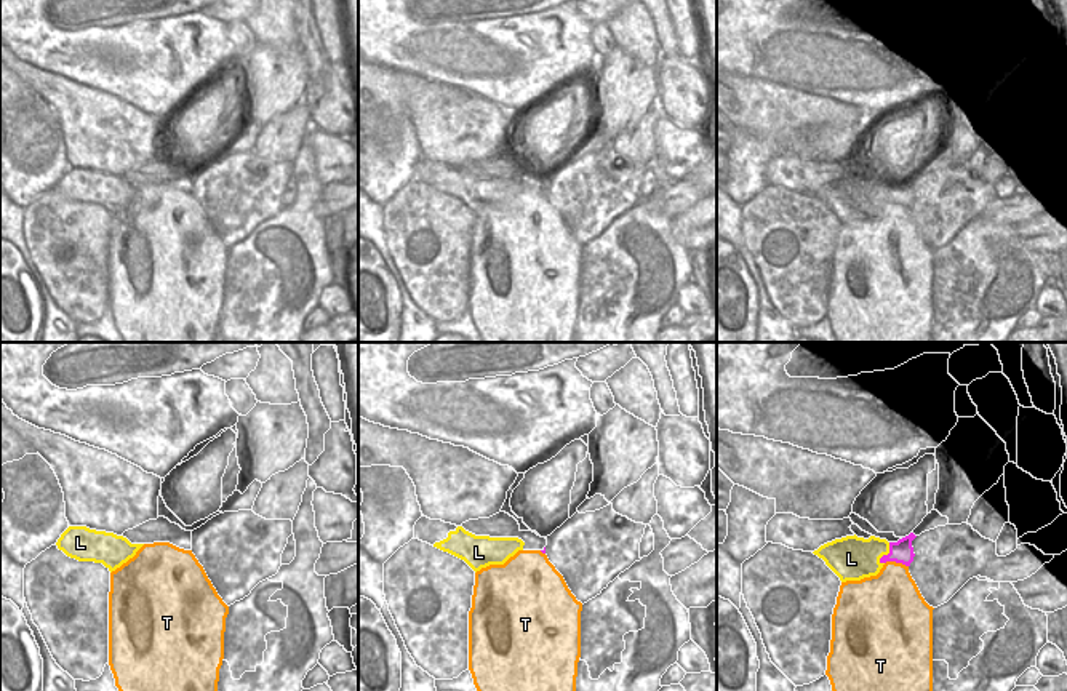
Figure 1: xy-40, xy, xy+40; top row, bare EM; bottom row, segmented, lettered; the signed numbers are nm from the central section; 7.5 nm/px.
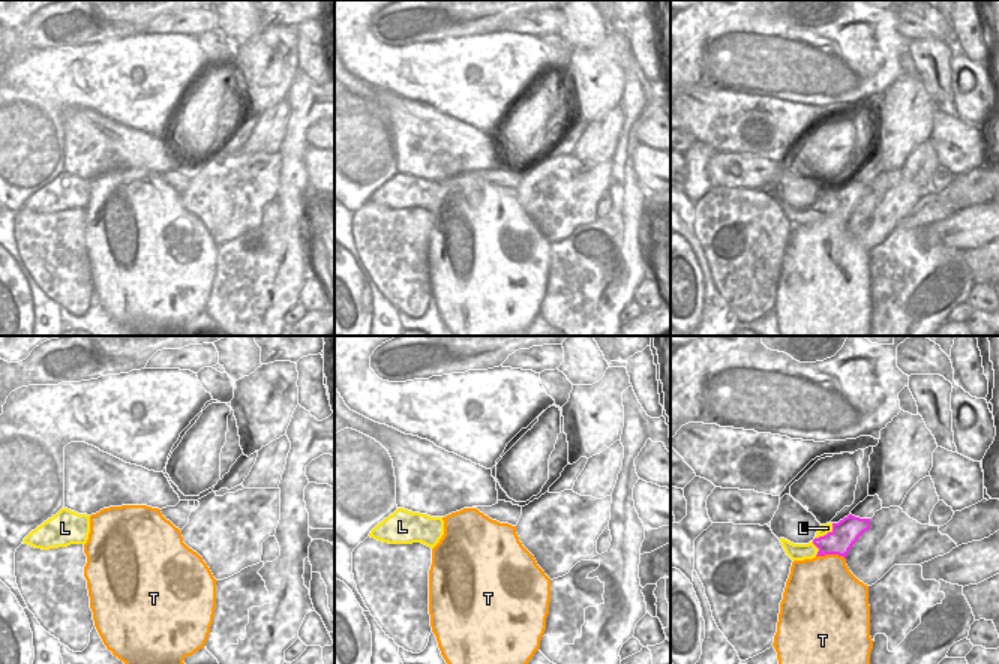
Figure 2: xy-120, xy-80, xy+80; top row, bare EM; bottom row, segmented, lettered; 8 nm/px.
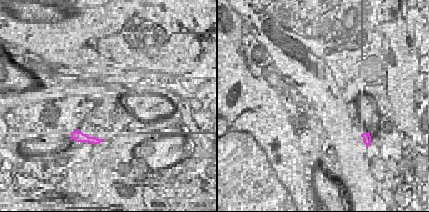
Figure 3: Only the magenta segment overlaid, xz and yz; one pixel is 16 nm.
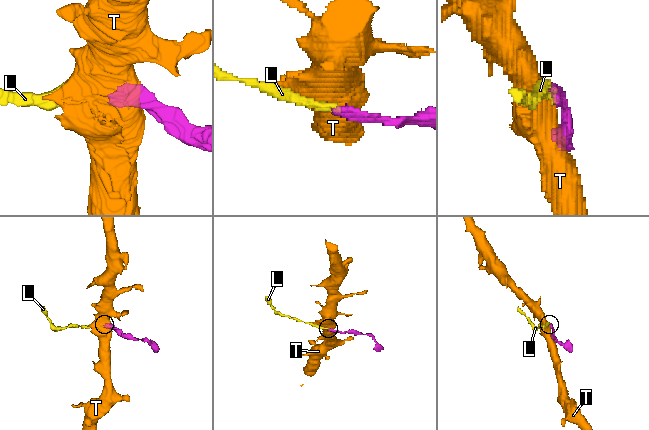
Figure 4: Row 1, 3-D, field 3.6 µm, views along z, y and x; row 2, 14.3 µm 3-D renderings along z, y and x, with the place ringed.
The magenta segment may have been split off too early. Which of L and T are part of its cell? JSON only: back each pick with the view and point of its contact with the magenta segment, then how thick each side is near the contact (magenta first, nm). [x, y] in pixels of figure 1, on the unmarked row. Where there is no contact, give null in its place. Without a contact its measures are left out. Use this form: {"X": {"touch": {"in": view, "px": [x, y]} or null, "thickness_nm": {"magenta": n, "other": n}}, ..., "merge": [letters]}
{"L": {"touch": {"in": "xy+40", "px": [888, 195]}, "thickness_nm": {"magenta": 170, "other": 320}}, "merge": ["L"]}

